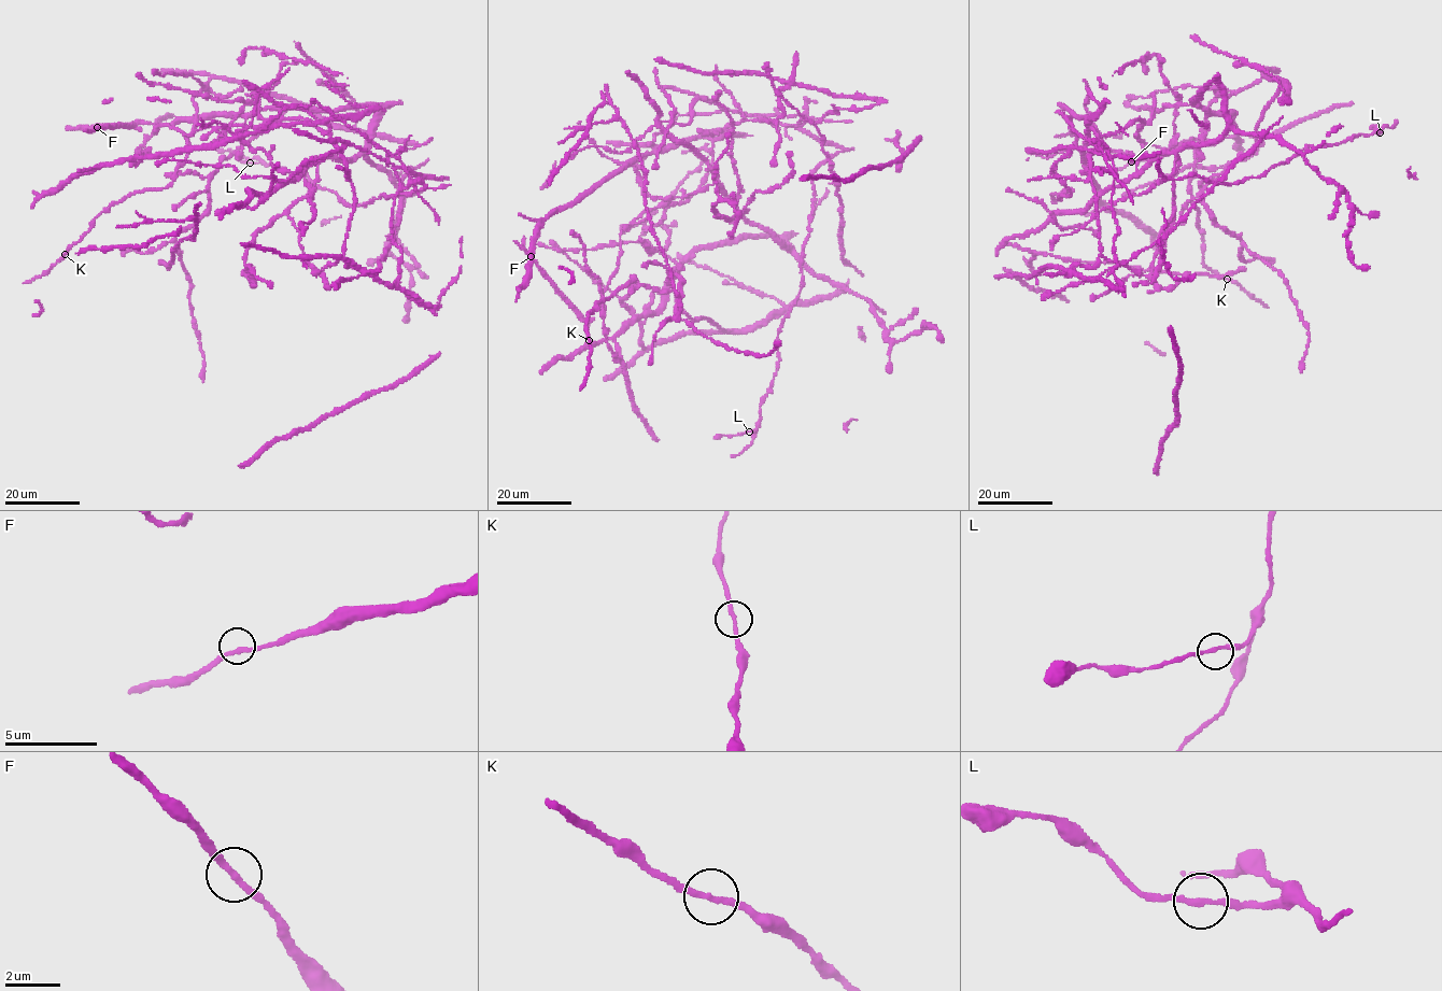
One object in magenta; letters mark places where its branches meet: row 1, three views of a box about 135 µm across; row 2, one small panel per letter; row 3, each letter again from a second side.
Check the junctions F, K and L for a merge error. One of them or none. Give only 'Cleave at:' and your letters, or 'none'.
Cleave at: none

